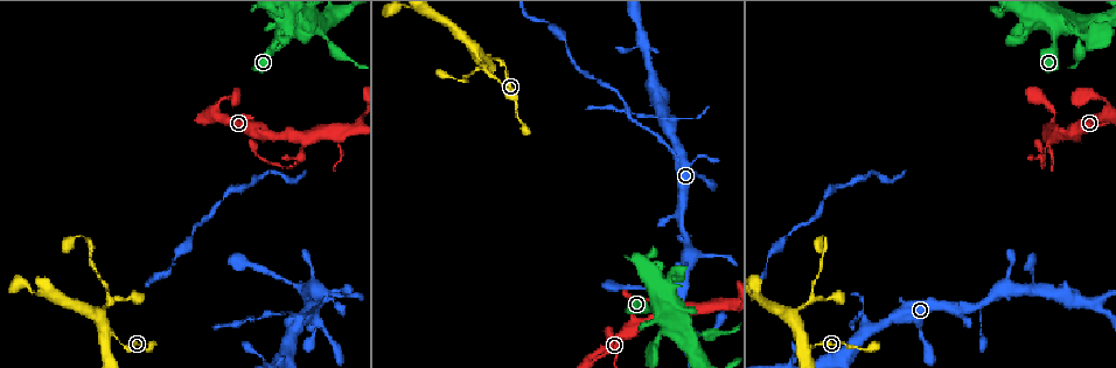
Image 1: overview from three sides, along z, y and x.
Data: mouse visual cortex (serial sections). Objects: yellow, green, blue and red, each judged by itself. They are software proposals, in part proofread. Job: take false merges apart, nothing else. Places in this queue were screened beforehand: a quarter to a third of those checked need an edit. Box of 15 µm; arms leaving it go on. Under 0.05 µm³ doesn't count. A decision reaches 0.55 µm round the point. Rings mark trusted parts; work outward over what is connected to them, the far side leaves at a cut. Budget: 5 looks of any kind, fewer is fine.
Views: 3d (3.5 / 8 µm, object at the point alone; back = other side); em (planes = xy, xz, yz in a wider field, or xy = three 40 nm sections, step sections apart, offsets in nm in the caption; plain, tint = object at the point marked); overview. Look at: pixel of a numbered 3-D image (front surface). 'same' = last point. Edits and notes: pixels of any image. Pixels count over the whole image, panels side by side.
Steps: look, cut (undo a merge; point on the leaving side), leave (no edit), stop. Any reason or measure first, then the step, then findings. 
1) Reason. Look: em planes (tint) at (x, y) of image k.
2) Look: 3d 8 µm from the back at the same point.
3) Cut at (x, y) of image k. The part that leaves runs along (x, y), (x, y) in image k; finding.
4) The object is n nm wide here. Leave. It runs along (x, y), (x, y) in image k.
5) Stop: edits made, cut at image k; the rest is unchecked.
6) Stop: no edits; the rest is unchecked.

Calibre changes. Look: 3d 3.5 µm at (1054, 36) of image 1.

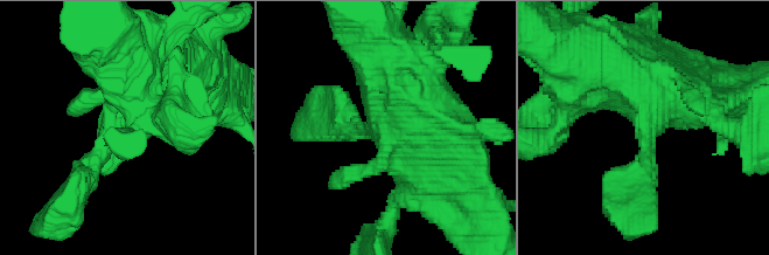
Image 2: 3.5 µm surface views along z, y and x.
Leave. It runs along (71, 194), (137, 73) in image 2; continuous, no second cell.

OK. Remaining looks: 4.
Thin arm on a thick one. Look: 3d 3.5 µm at (304, 137) of image 1.

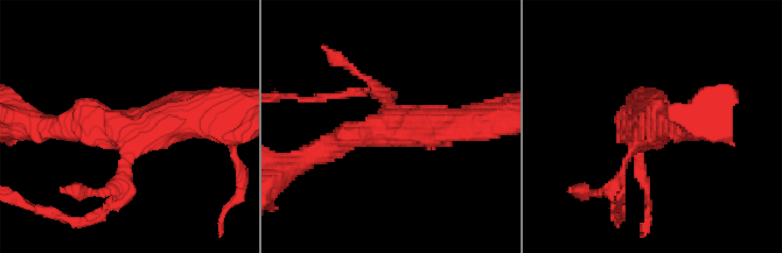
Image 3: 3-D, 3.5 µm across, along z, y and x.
3 arms meet here; the arms are 150, 350, 500 nm wide; need the tissue. Look: em xy step 3 (tint) at (389, 129) of image 3.

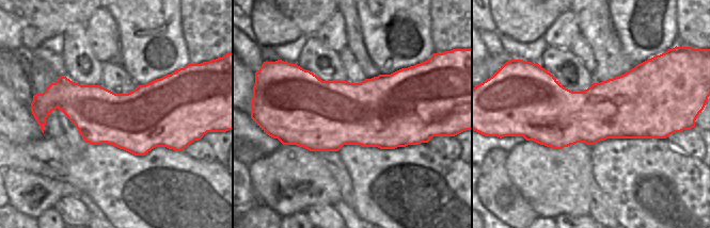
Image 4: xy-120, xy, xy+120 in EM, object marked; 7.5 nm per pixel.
Leave. All the same cell.

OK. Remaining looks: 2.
Stop: no edits; the rest is unchecked.

